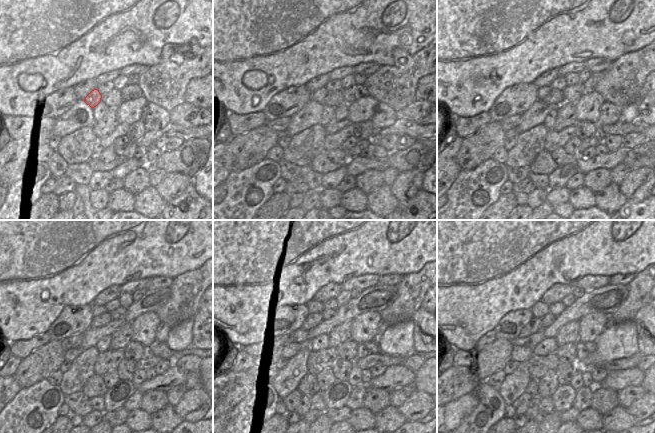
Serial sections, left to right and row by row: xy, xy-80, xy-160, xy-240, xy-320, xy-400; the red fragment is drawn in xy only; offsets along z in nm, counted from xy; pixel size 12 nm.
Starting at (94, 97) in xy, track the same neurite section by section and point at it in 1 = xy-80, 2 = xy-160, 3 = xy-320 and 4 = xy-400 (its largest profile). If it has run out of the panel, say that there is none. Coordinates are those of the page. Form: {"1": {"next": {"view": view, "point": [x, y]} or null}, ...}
{"1": {"next": {"view": "xy-80", "point": [318, 96]}}, "2": {"next": {"view": "xy-160", "point": [543, 91]}}, "3": {"next": {"view": "xy-320", "point": [314, 307]}}, "4": {"next": {"view": "xy-400", "point": [540, 309]}}}

